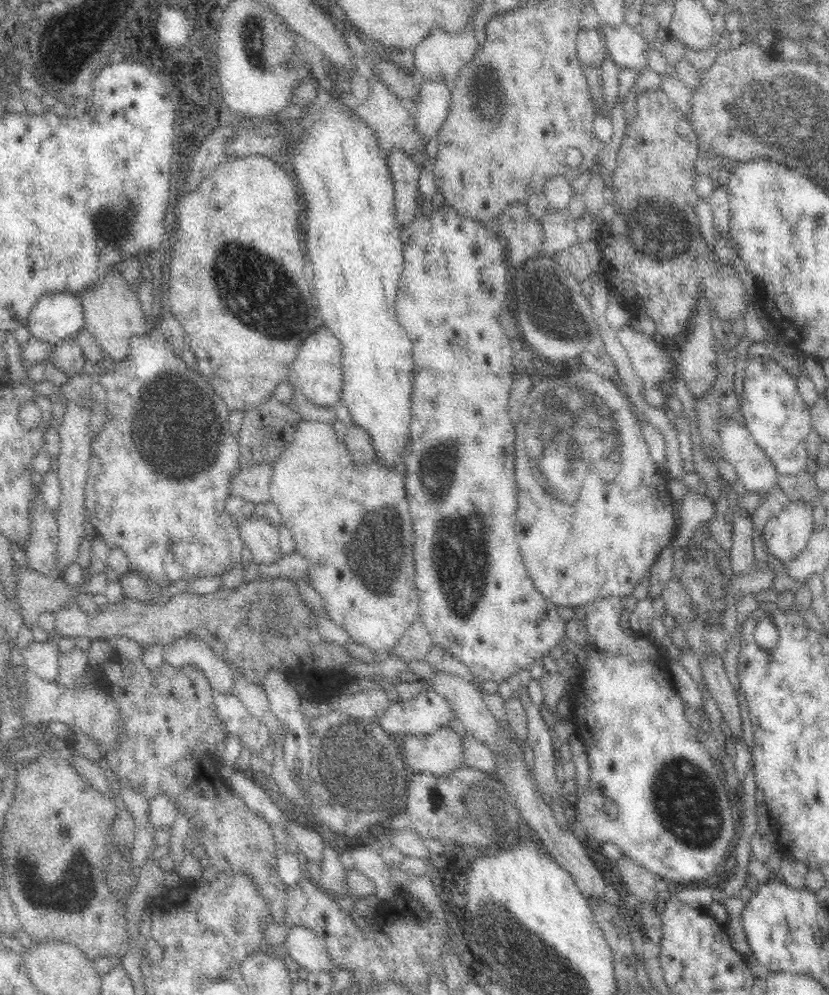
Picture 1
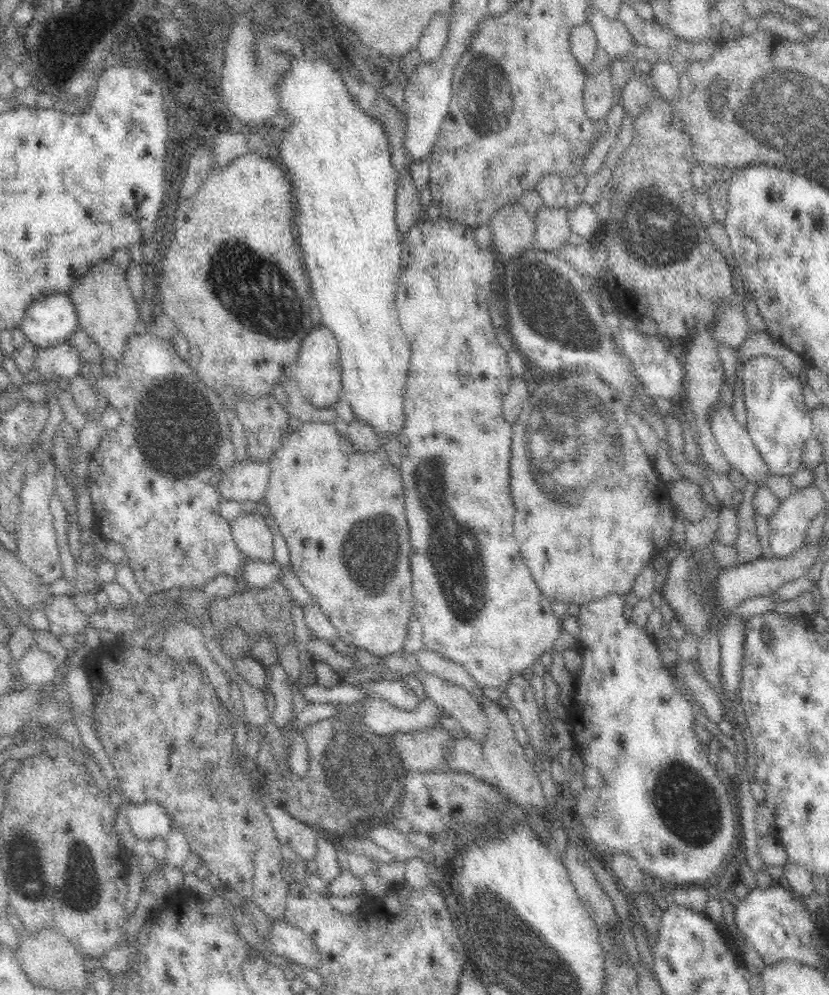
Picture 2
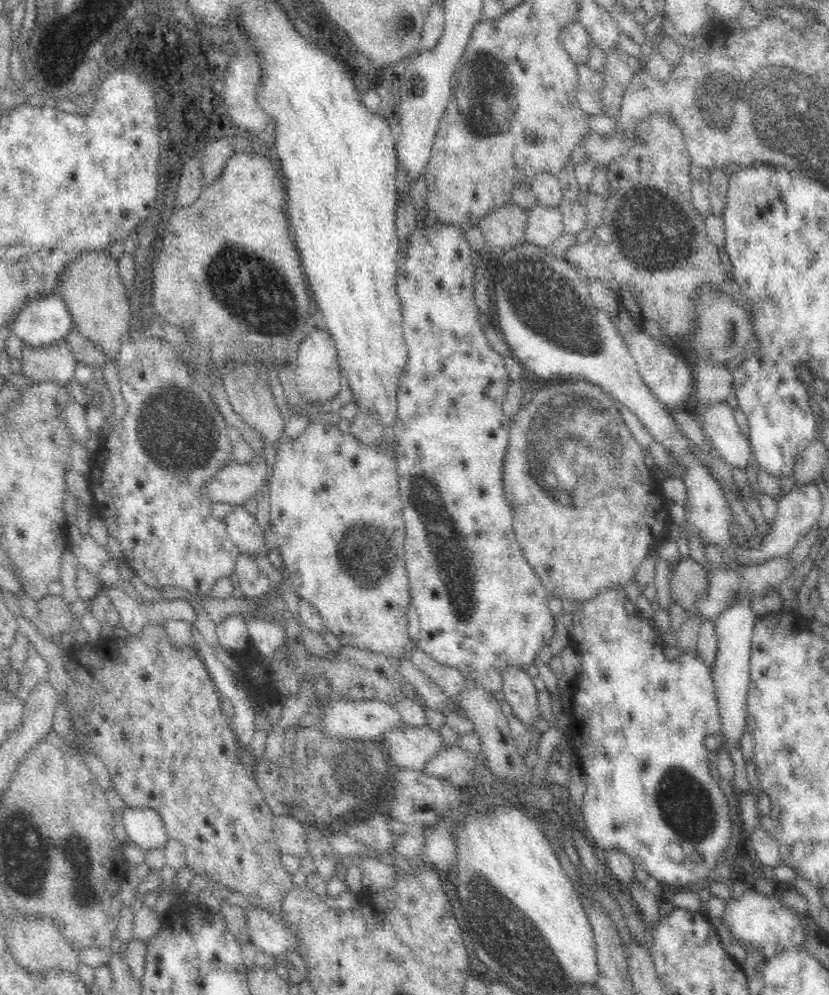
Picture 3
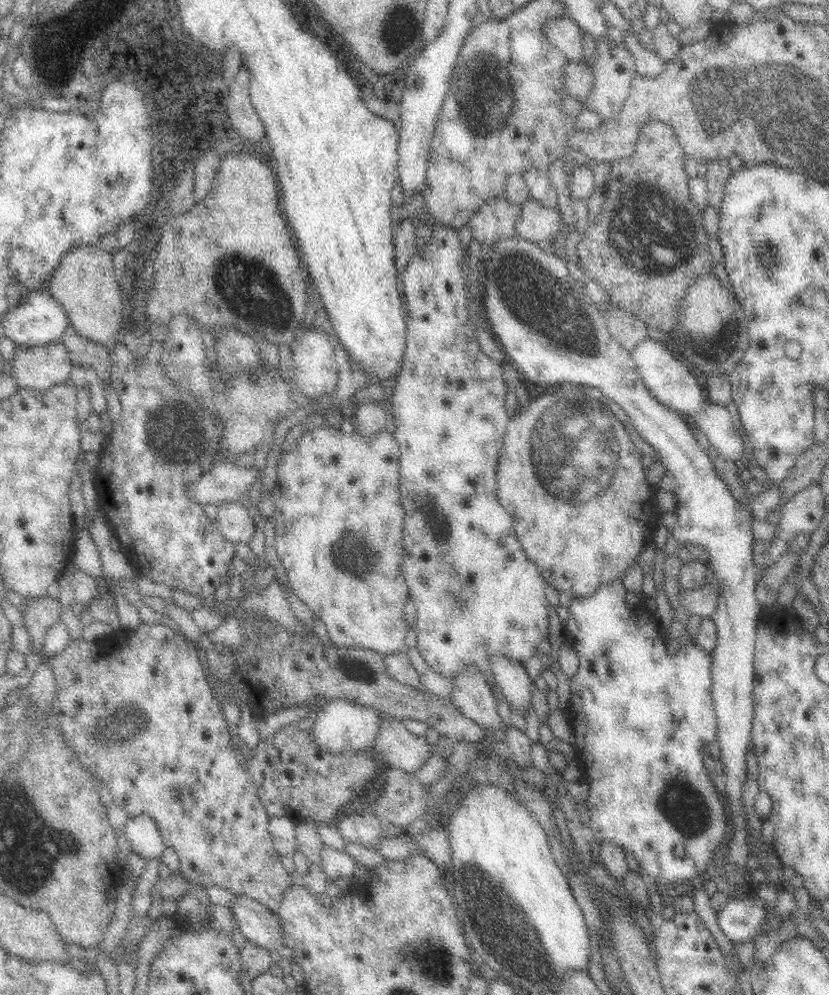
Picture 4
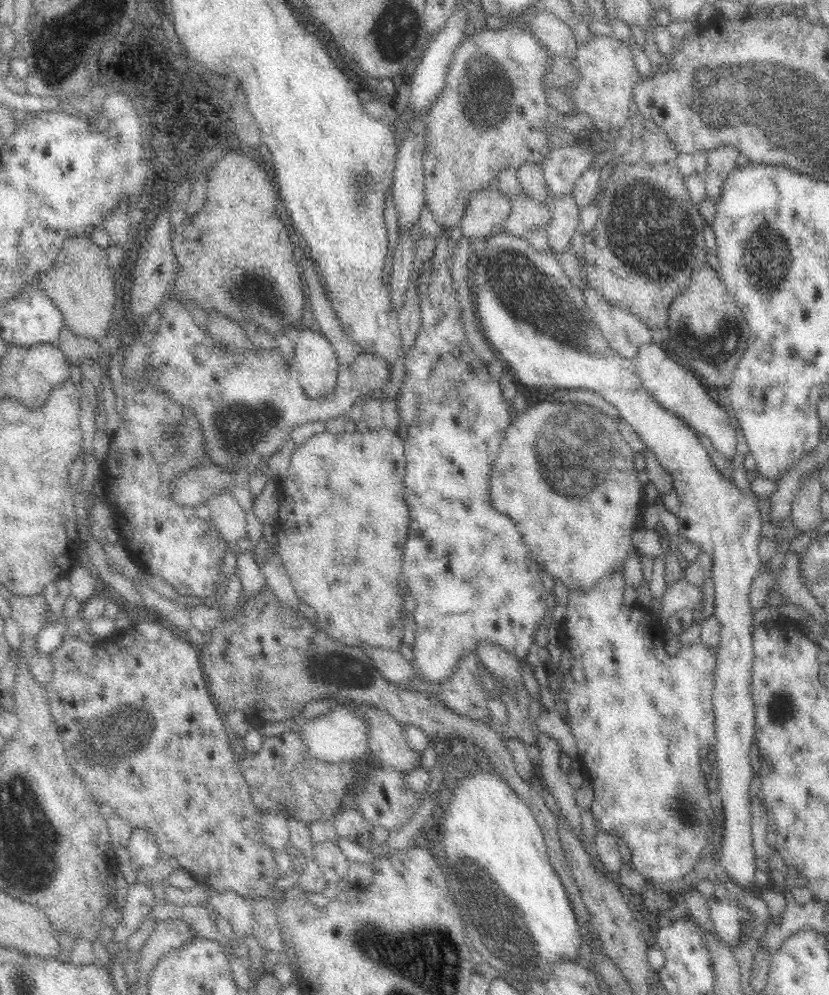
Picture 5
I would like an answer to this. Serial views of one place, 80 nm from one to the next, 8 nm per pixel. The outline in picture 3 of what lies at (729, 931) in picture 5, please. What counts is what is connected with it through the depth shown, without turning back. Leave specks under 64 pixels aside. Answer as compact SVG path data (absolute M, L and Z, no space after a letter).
M750 885L742 895L733 897L727 902L726 911L721 919L734 940L761 948L767 956L766 960L786 948L804 946L801 914L780 904L778 895L777 892L776 896L763 896Z

